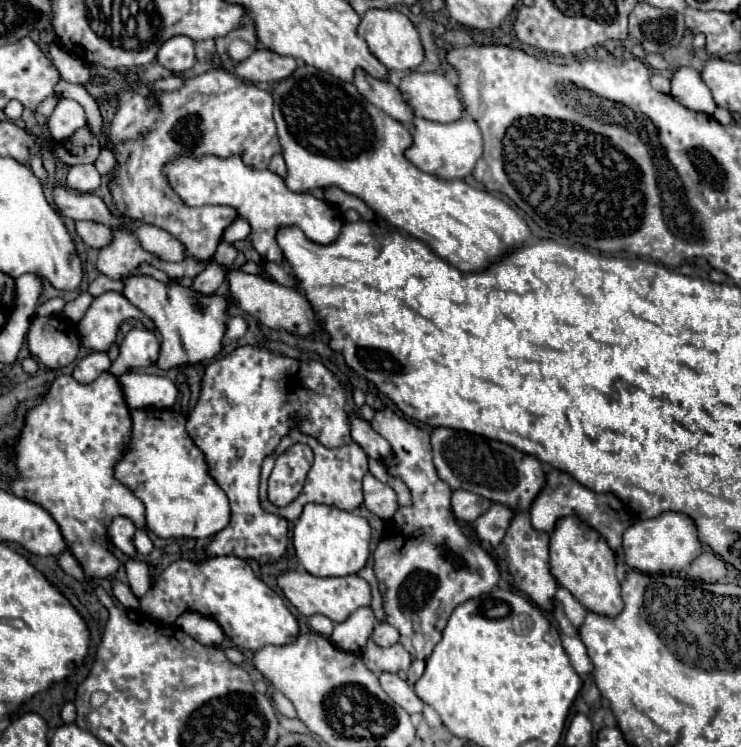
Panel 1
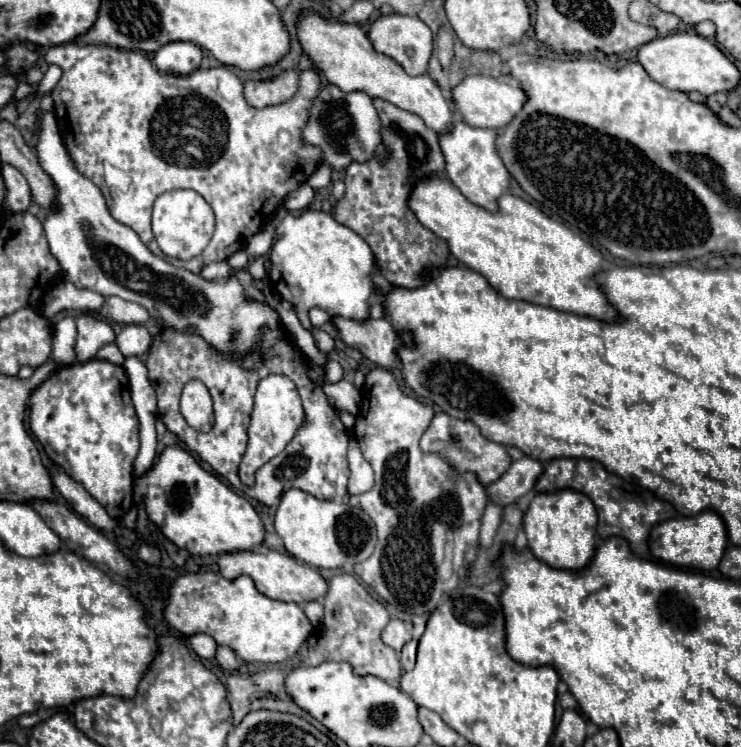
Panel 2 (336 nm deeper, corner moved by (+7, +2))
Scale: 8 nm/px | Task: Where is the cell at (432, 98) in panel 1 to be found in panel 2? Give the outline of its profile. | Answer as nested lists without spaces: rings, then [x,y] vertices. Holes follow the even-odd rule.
[[[470,76],[452,88],[452,102],[454,110],[462,116],[466,124],[480,128],[504,128],[504,124],[508,124],[508,120],[512,120],[512,116],[520,112],[524,104],[524,90],[516,84],[512,86],[506,82],[498,82],[494,78]]]

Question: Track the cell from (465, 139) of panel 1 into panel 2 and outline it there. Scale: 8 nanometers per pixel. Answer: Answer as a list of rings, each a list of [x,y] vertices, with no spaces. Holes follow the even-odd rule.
[[[460,120],[452,122],[450,132],[438,134],[440,148],[446,160],[446,176],[450,182],[466,196],[468,202],[486,208],[486,210],[496,210],[496,200],[498,196],[504,194],[504,190],[510,184],[508,170],[504,168],[500,156],[496,154],[496,130],[492,128],[472,128]]]

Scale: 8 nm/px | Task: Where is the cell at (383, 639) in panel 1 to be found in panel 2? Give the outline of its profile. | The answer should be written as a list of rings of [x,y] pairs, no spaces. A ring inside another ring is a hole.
[[[390,620],[386,624],[386,628],[382,630],[382,642],[388,644],[390,648],[394,648],[396,652],[402,650],[402,646],[410,640],[410,632],[406,630],[406,624],[402,620]]]

